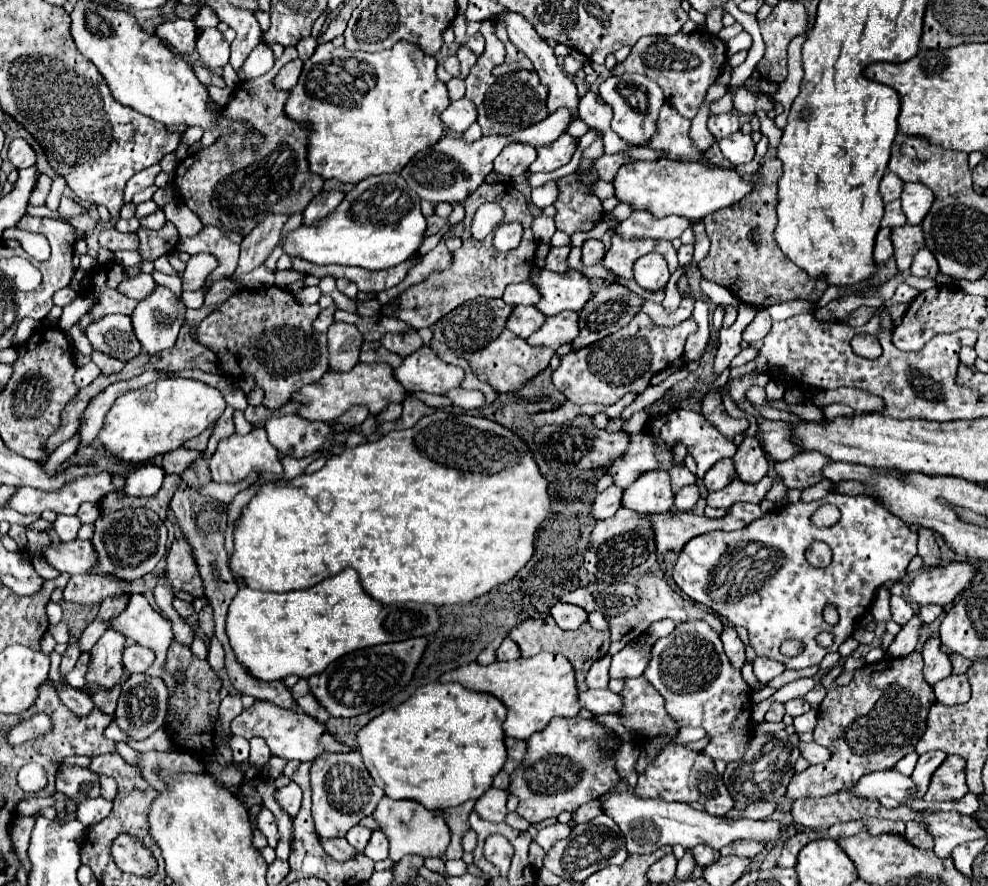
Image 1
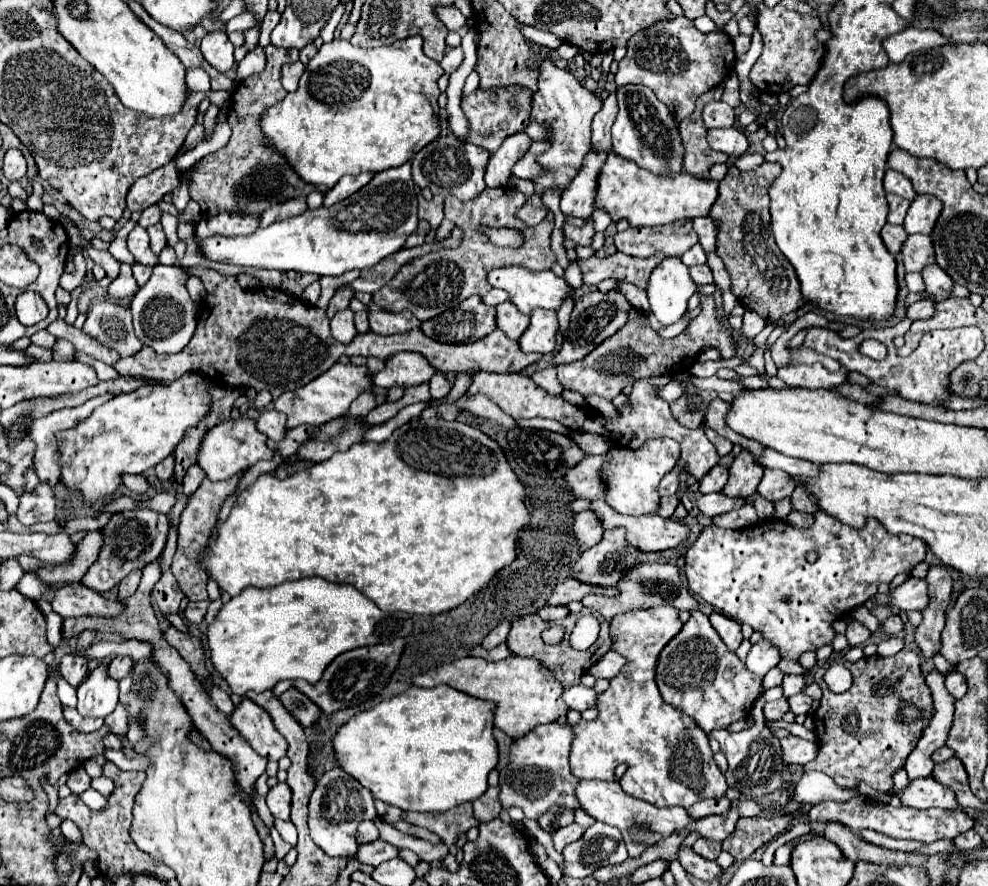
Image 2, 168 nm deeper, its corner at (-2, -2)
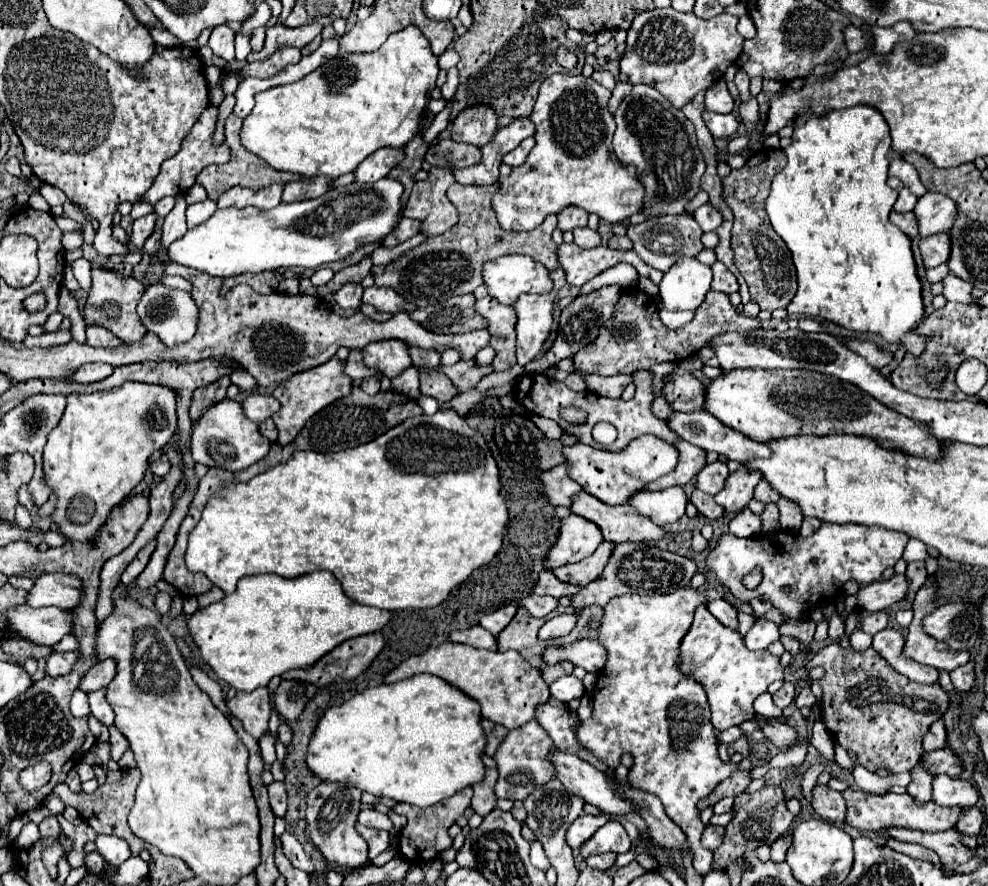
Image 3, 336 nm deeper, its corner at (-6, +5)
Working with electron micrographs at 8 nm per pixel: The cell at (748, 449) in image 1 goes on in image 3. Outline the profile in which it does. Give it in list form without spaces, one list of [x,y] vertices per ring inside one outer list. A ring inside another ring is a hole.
[[[739,468],[735,474],[729,474],[727,484],[715,496],[715,502],[723,506],[727,514],[737,514],[753,498],[751,492],[757,482],[759,482],[759,476],[755,476],[755,472],[743,472],[743,468]]]

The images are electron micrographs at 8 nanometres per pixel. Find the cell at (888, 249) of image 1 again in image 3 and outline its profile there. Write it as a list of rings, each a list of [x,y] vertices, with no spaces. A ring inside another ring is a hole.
[[[891,212],[891,222],[911,236],[913,248],[915,248],[915,256],[919,256],[919,254],[917,254],[919,232],[917,232],[917,220],[915,220],[915,214],[913,214],[913,212]]]

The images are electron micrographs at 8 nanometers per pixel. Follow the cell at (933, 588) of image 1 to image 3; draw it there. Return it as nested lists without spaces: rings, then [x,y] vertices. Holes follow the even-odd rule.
[[[893,576],[891,580],[871,582],[857,592],[857,608],[865,612],[879,612],[889,608],[891,604],[905,598],[907,580],[905,576]]]

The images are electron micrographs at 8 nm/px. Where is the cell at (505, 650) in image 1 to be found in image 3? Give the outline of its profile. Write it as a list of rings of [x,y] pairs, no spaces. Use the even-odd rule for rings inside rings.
[[[473,626],[473,628],[467,628],[467,630],[453,630],[453,632],[449,632],[449,640],[469,644],[469,646],[475,646],[475,648],[495,650],[495,636],[489,634],[481,626]]]

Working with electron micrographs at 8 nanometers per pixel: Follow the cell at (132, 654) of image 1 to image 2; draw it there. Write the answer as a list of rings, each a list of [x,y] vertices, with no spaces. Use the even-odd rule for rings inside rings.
[[[117,655],[117,657],[113,657],[113,659],[111,659],[111,663],[109,663],[109,675],[111,675],[113,679],[121,681],[123,677],[127,677],[127,675],[131,673],[133,665],[135,665],[135,661],[133,661],[131,657]]]

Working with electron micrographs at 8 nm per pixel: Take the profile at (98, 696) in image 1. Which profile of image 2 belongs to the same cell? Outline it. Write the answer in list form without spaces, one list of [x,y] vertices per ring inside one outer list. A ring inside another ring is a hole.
[[[117,703],[115,711],[105,717],[105,723],[111,727],[111,731],[115,735],[125,735],[127,733],[127,711],[125,711],[123,703]]]

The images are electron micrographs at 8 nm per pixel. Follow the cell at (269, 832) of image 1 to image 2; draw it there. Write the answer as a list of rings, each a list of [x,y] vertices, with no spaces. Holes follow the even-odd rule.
[[[271,827],[271,837],[273,837],[273,843],[275,843],[275,857],[281,861],[291,851],[291,845],[281,839],[281,835],[277,833],[275,827]]]

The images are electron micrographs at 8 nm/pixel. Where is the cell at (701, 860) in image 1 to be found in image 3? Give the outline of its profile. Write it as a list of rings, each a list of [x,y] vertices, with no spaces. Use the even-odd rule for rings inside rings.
[[[707,826],[701,836],[701,842],[705,848],[715,850],[723,842],[723,828],[721,826]]]

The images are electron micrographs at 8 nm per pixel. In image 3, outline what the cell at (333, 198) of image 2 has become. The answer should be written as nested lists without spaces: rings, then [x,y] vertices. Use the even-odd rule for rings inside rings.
[[[405,146],[403,148],[379,148],[377,152],[373,152],[355,170],[357,182],[373,184],[373,182],[385,178],[389,174],[389,170],[395,168],[403,160],[403,150],[405,150]]]

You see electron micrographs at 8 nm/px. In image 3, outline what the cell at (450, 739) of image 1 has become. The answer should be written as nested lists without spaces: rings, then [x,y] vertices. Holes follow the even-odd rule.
[[[417,674],[395,684],[365,688],[347,702],[325,708],[309,740],[307,768],[321,782],[351,782],[351,786],[373,796],[427,808],[483,780],[485,764],[481,762],[481,754],[485,736],[479,728],[479,720],[479,704],[431,674]]]

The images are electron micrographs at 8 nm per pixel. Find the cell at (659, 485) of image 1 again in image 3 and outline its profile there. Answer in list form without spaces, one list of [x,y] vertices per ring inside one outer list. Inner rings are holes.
[[[641,436],[639,440],[633,440],[623,452],[605,452],[605,450],[595,450],[585,444],[575,444],[571,448],[563,448],[565,462],[569,466],[569,478],[581,484],[581,488],[599,498],[605,504],[623,504],[627,502],[627,496],[631,492],[641,490],[647,482],[657,480],[663,474],[669,474],[675,464],[679,454],[671,444],[655,438],[655,436]]]

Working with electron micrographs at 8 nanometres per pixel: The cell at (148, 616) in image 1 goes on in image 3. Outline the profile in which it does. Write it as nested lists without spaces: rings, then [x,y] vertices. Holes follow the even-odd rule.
[[[39,574],[35,578],[33,588],[27,592],[27,606],[43,608],[43,606],[57,606],[57,608],[75,608],[81,600],[81,580],[67,574]]]

